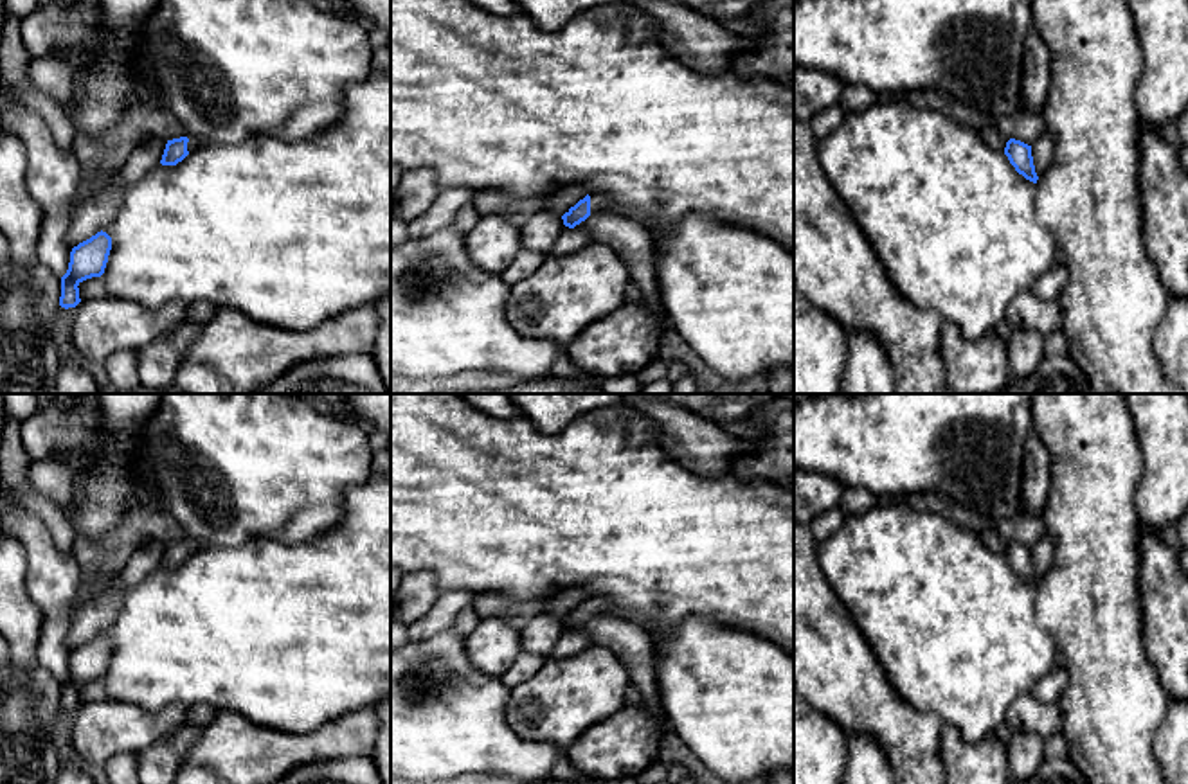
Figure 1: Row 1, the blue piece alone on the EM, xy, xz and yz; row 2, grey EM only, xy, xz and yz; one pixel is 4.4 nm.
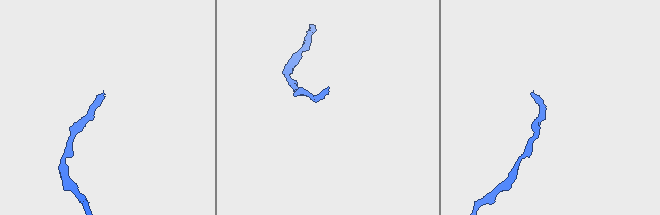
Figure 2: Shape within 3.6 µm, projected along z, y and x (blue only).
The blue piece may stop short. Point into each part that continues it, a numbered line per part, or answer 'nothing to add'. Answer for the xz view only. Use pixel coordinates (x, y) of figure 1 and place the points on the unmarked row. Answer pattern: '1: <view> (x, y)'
1: xz (598, 605)

